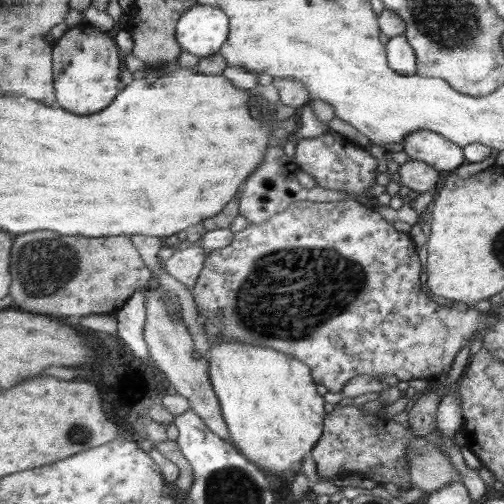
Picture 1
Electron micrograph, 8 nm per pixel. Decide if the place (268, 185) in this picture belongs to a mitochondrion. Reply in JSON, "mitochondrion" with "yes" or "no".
{"mitochondrion":"no"}

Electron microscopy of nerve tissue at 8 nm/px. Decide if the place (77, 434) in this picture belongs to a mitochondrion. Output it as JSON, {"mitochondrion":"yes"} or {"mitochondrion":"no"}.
{"mitochondrion":"yes"}

